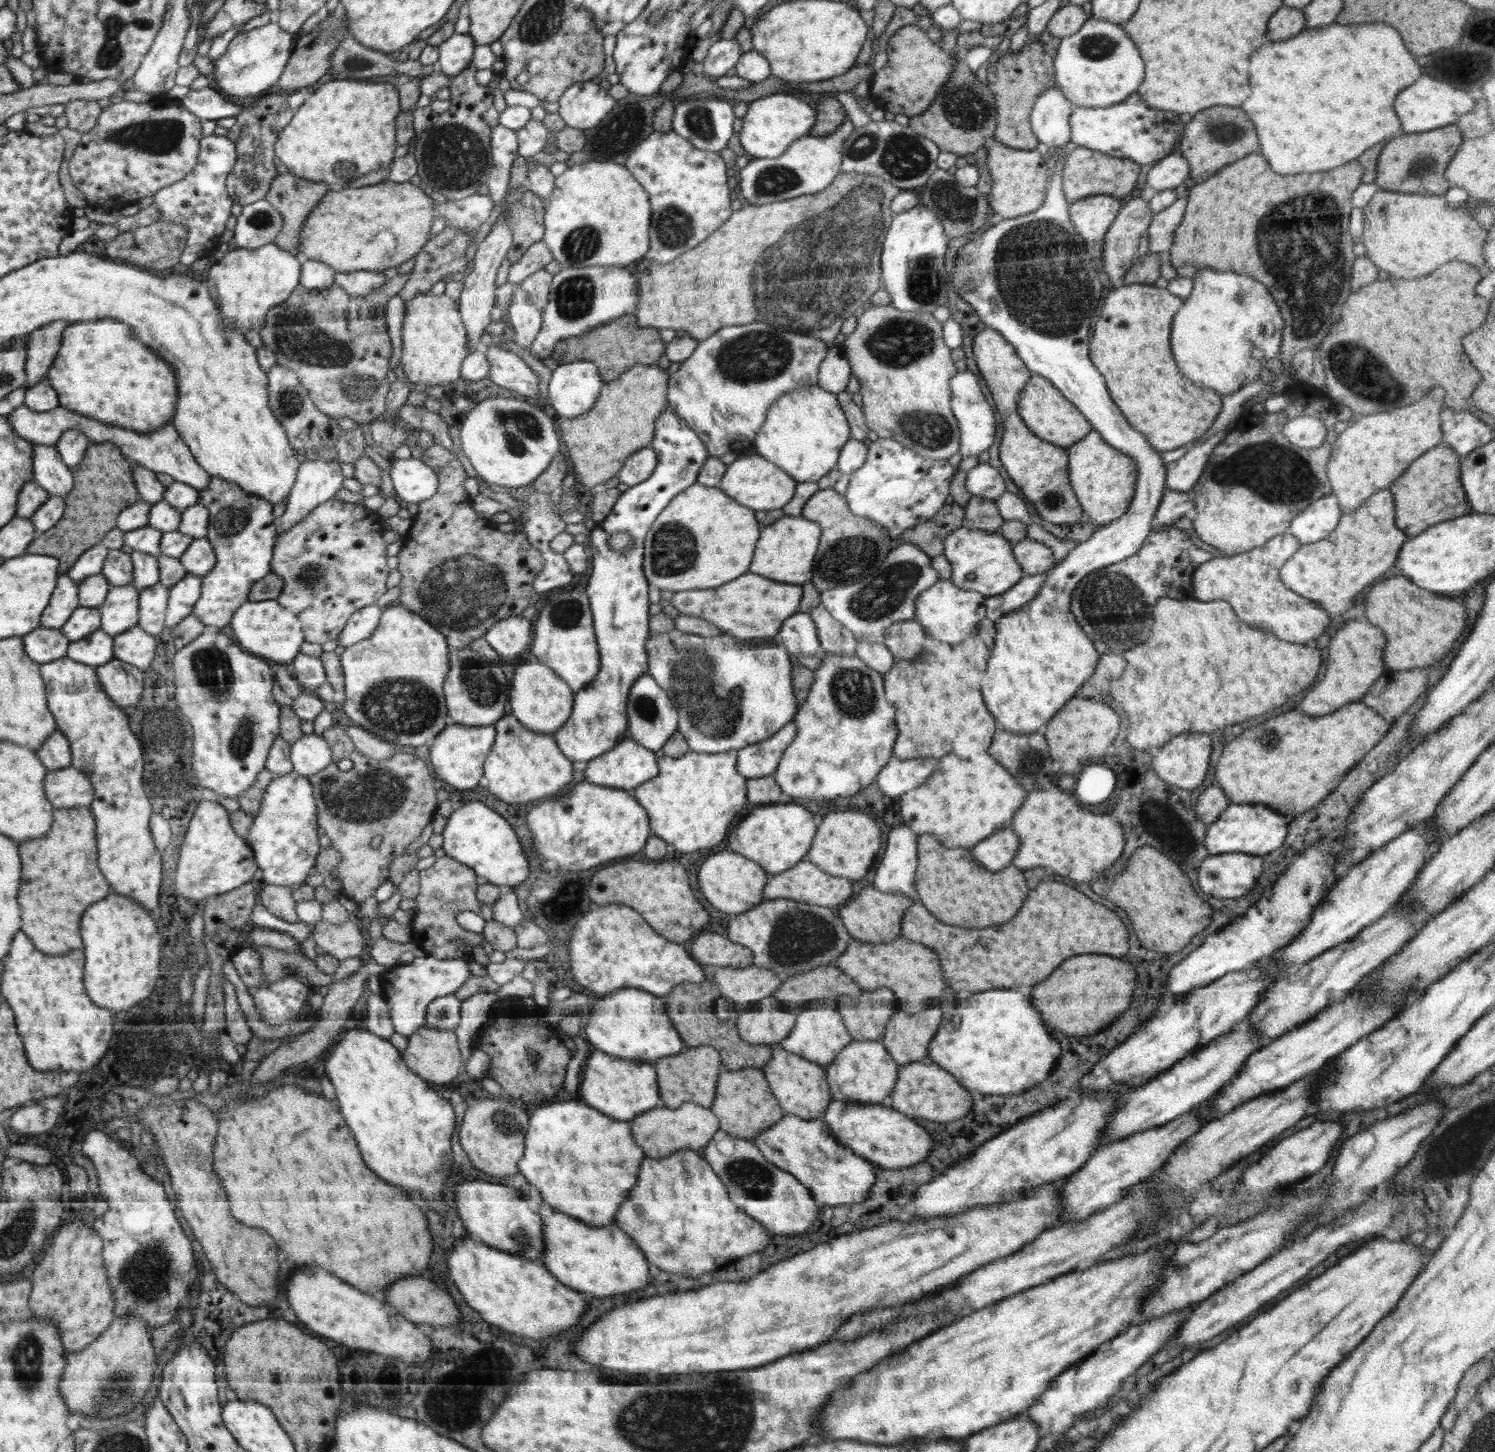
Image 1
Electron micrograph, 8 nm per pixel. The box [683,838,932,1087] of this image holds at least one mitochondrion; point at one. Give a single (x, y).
(799, 937)

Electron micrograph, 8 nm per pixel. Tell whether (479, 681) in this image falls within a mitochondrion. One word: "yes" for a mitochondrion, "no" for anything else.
yes

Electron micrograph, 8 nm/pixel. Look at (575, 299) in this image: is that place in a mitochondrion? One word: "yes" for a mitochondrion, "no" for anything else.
yes

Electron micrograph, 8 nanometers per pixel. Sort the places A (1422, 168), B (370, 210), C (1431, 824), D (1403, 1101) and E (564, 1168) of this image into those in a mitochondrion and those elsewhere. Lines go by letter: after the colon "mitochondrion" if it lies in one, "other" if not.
A: mitochondrion
B: other
C: other
D: other
E: other

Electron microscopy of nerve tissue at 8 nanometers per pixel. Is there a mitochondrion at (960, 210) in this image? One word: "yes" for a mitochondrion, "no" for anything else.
yes

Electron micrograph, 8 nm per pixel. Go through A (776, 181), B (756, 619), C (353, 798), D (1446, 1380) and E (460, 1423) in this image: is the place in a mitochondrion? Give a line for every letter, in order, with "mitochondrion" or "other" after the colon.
A: mitochondrion
B: other
C: mitochondrion
D: other
E: mitochondrion

